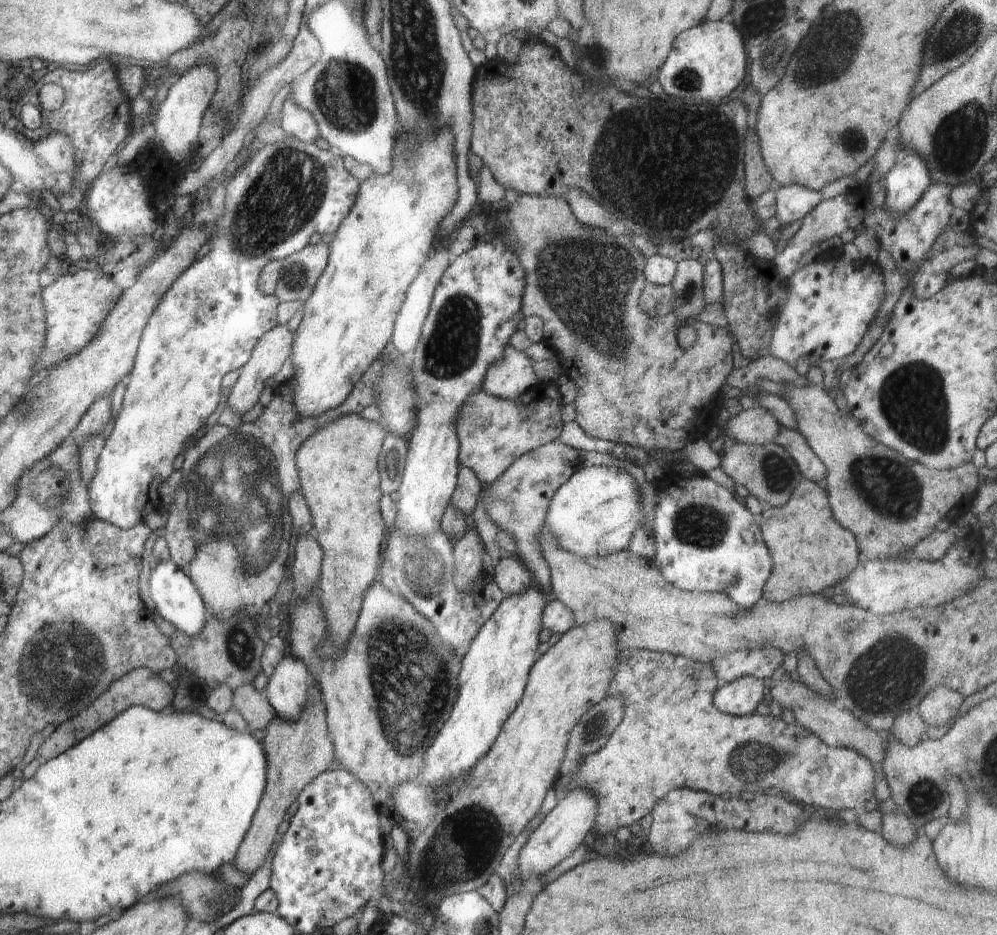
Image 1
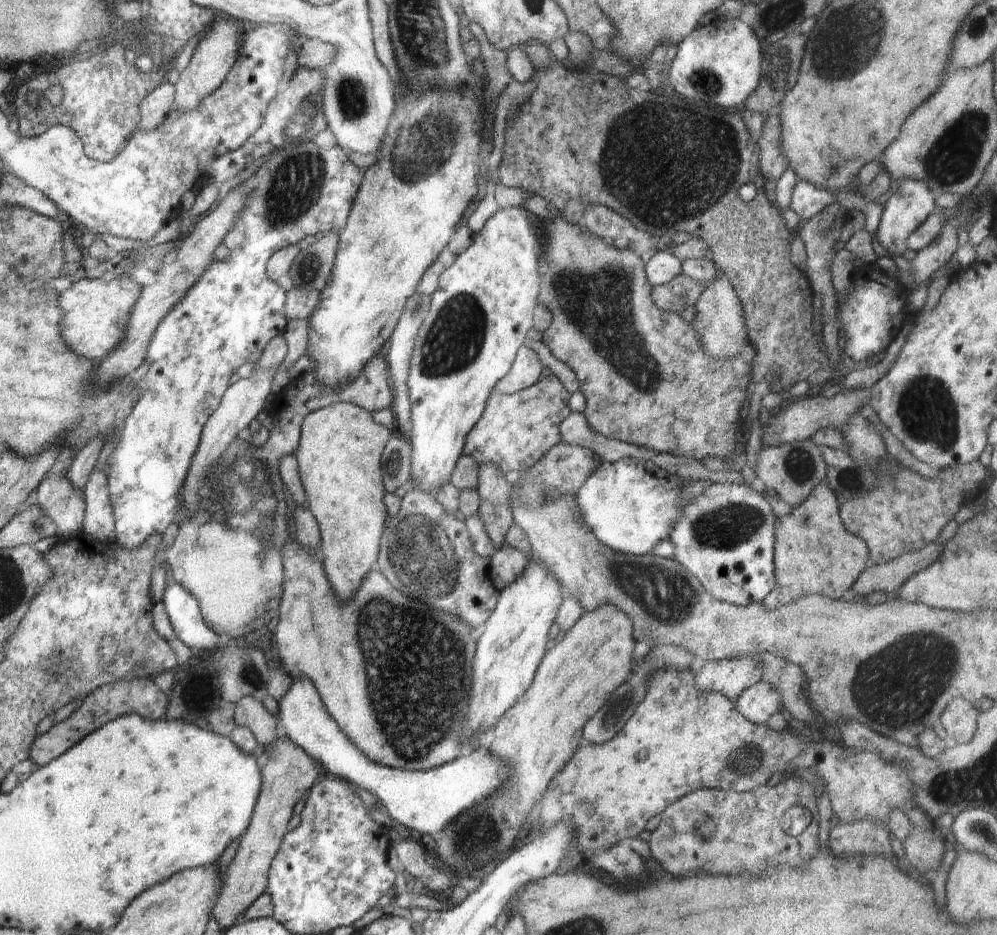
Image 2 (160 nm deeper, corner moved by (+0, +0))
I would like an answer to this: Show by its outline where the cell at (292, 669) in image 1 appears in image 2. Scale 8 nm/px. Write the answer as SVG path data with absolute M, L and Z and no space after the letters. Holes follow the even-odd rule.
M310 680L293 682L278 703L280 732L315 759L324 773L342 778L374 795L404 830L414 828L424 834L436 834L466 810L490 799L507 780L509 770L505 769L505 762L495 758L484 746L432 770L400 770L373 761L339 729Z

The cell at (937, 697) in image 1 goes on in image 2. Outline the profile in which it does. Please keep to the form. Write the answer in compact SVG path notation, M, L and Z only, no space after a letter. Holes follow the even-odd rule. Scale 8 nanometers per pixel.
M967 699L951 700L944 712L939 716L947 734L952 735L959 743L970 741L977 731L977 718L980 712Z

